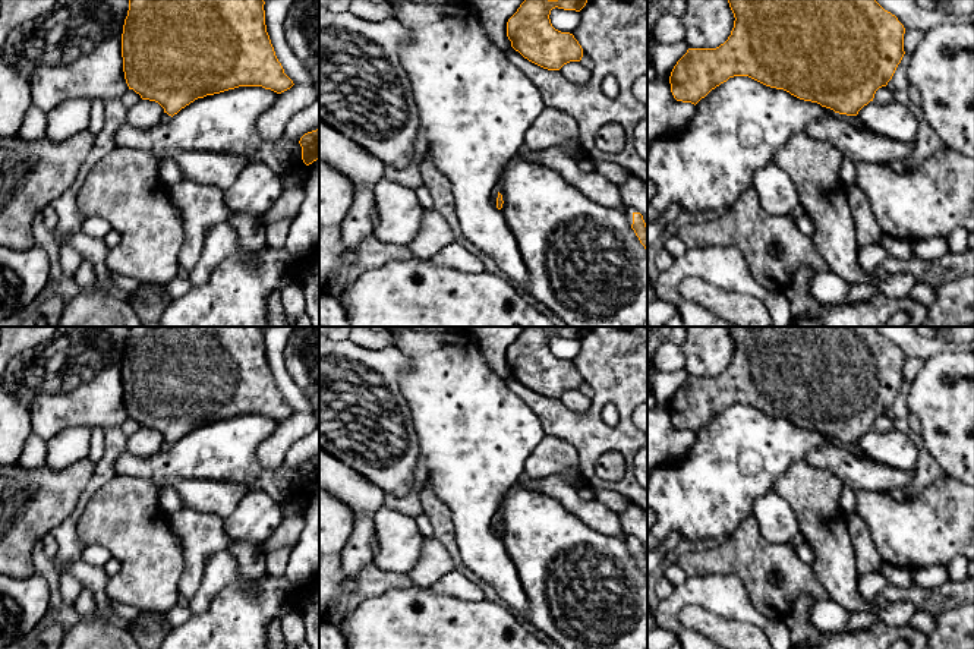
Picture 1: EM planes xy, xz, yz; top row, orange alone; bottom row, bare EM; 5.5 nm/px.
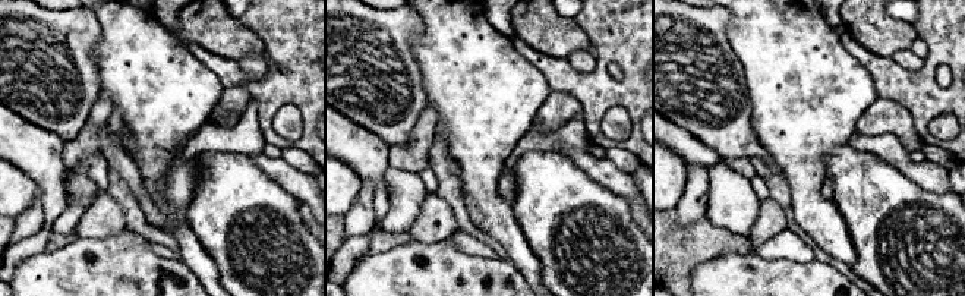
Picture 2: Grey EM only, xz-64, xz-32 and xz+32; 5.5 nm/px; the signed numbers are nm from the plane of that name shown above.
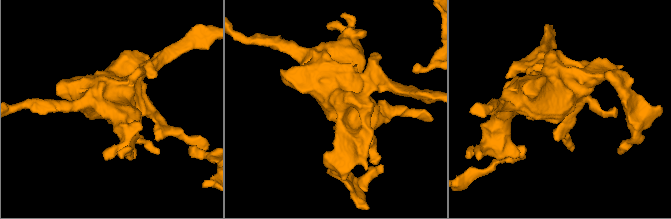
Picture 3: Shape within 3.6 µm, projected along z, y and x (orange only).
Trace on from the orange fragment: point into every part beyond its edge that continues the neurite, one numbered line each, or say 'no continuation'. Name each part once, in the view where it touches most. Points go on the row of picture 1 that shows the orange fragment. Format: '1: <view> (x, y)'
no continuation

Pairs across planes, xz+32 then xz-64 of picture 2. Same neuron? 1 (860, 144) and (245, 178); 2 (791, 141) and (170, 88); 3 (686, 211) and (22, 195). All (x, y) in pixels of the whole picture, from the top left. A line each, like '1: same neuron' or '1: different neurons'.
1: different neurons
2: same neuron
3: different neurons

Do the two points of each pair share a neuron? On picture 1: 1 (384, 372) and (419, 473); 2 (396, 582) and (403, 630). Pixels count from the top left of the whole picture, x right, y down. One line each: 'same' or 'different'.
1: different
2: different

